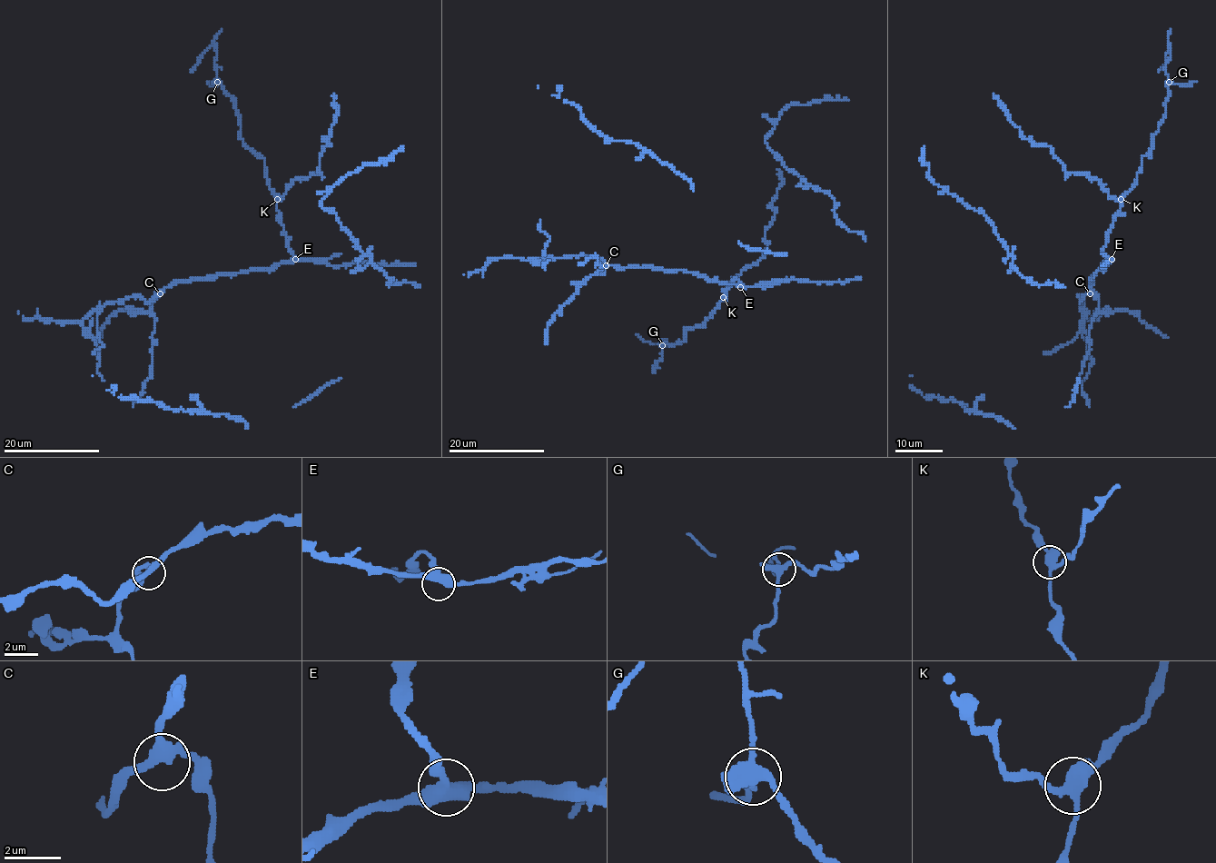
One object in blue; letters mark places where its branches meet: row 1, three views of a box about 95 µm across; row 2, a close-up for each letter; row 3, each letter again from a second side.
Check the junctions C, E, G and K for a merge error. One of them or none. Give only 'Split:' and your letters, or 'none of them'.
Split: G

